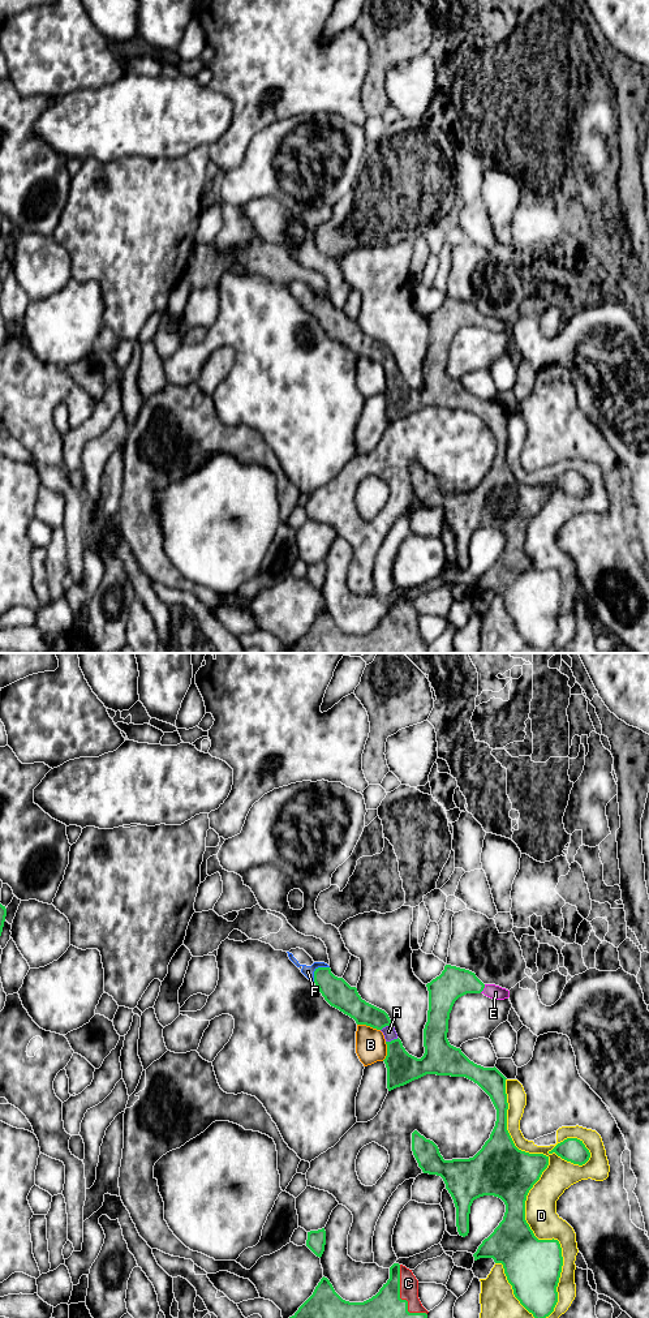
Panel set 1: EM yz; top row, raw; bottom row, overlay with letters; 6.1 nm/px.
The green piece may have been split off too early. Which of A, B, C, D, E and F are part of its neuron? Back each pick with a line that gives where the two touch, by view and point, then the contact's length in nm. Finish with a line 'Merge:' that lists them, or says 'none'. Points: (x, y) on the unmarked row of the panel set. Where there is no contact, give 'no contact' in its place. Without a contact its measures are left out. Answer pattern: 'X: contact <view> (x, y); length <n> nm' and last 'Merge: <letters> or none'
A: contact yz (391, 373); length 80 nm
C: contact yz (400, 631); length 360 nm
E: contact yz (484, 320); length 70 nm
F: contact yz (317, 301); length 140 nm
Merge: A, C, E, F

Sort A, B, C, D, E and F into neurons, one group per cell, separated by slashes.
A C E F / B / D

